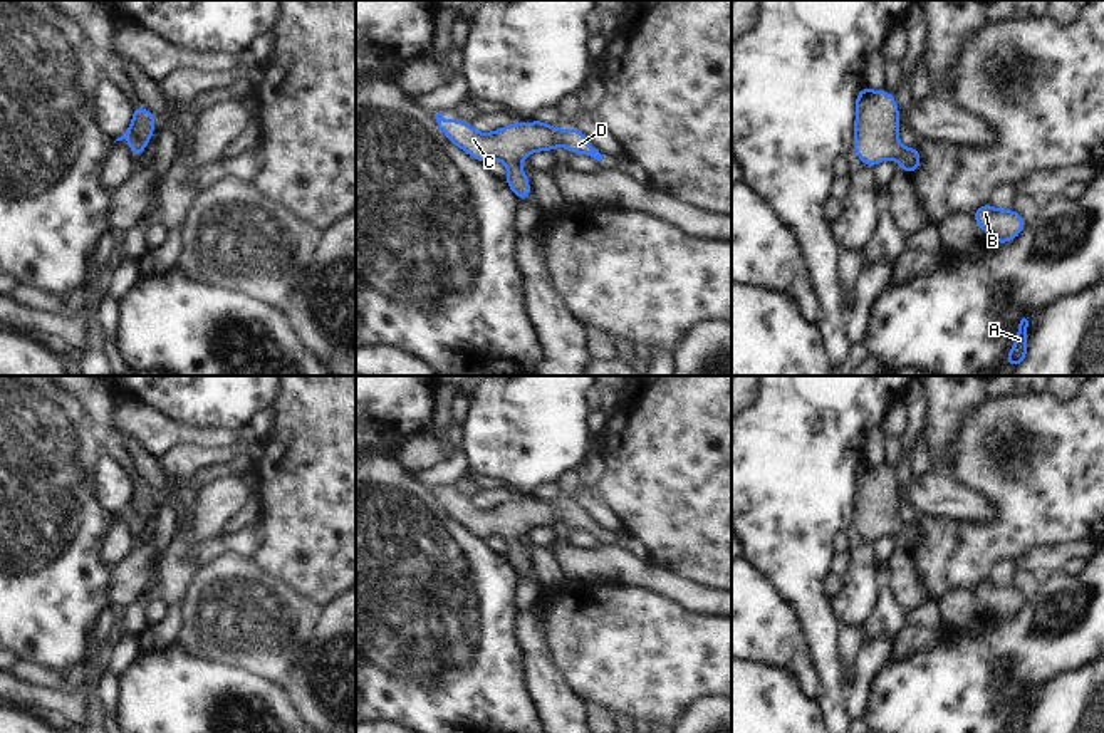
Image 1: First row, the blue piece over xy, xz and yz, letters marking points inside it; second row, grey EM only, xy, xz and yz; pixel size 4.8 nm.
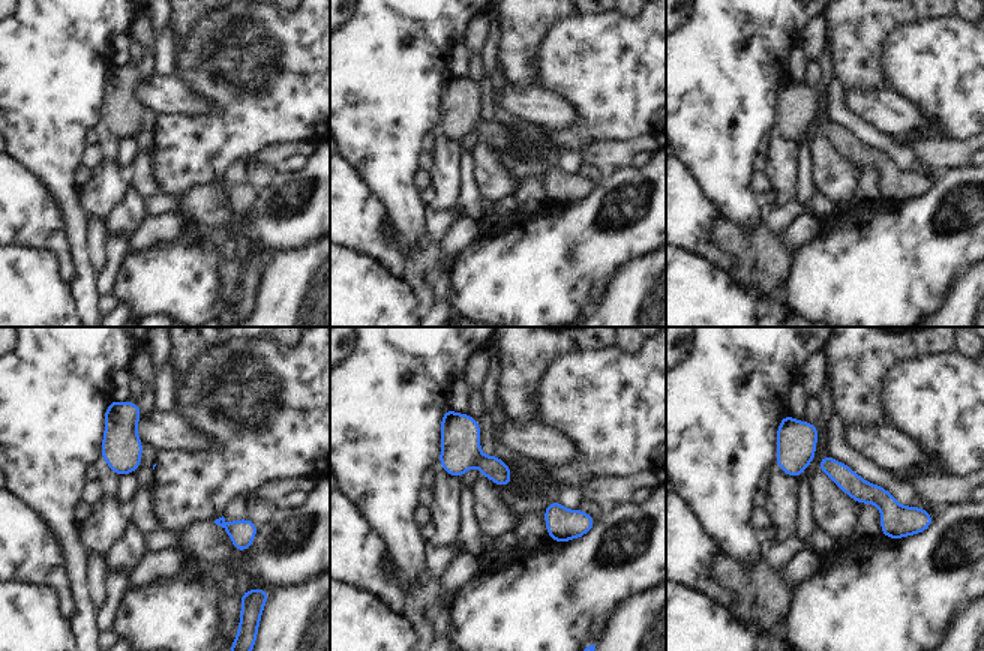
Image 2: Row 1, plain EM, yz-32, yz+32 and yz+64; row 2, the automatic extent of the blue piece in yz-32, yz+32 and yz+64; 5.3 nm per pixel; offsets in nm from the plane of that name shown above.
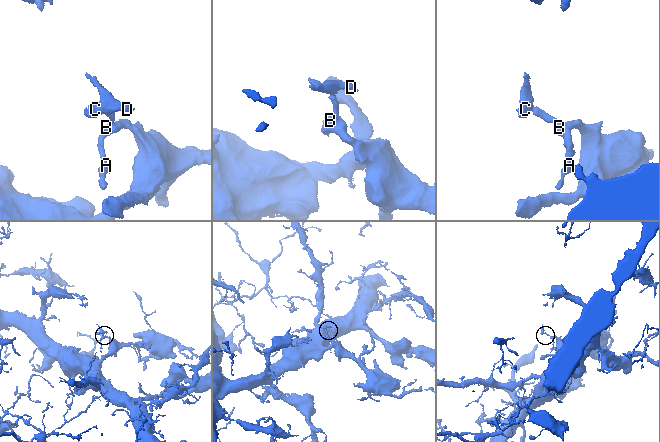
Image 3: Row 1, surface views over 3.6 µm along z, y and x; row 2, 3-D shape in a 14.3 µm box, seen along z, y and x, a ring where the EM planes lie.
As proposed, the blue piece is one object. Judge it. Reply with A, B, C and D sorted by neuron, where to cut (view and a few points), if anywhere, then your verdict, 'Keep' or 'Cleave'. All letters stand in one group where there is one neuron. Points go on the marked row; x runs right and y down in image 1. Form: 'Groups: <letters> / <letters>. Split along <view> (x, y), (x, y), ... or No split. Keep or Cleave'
Groups: A B C D. No split. Keep

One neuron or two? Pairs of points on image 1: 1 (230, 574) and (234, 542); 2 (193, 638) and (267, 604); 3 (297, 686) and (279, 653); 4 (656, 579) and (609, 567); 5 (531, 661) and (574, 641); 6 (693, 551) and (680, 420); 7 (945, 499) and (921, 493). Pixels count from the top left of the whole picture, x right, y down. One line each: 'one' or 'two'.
1: two
2: one
3: two
4: one
5: two
6: one
7: one

